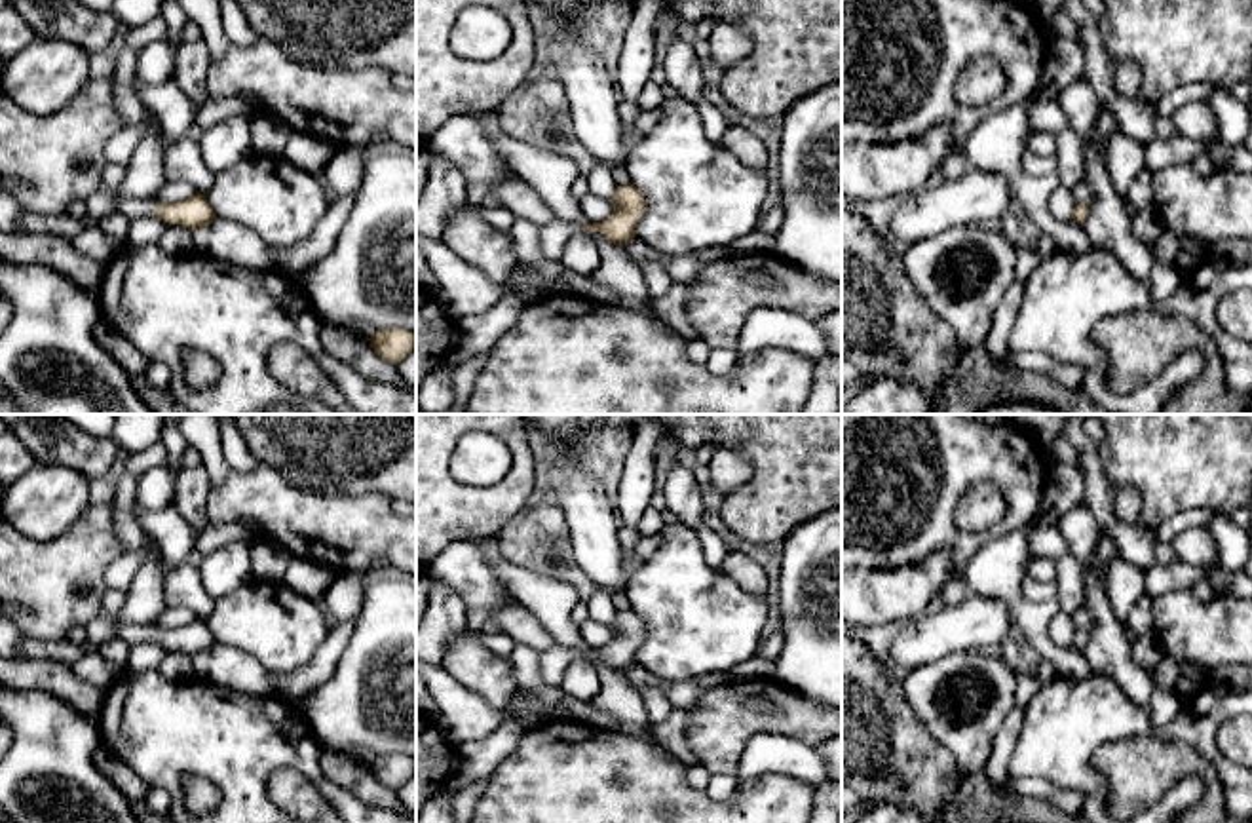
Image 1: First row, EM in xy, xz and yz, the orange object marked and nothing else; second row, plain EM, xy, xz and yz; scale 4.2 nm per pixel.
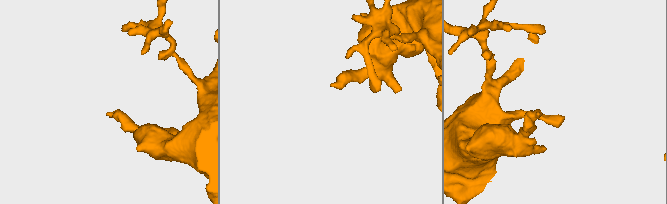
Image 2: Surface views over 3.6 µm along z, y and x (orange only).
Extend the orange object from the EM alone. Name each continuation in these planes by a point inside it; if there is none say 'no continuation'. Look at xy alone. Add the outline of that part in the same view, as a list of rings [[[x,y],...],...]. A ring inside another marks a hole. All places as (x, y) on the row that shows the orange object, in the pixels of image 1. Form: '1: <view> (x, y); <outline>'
1: xy (133, 208); [[[110,190],[110,196],[114,198],[114,205],[120,213],[127,215],[129,219],[154,215],[156,203],[152,200],[139,200],[139,198],[125,198],[118,194],[116,190]]]

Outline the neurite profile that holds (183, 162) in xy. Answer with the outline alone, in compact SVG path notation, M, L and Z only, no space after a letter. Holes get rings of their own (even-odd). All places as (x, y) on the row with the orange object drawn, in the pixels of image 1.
M186 135L177 141L165 137L163 173L167 182L188 182L199 194L215 184L215 173L207 169L199 144Z

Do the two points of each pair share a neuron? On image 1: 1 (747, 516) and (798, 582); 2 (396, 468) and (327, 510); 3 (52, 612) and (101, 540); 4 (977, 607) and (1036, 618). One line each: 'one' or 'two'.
1: two
2: two
3: one
4: two

